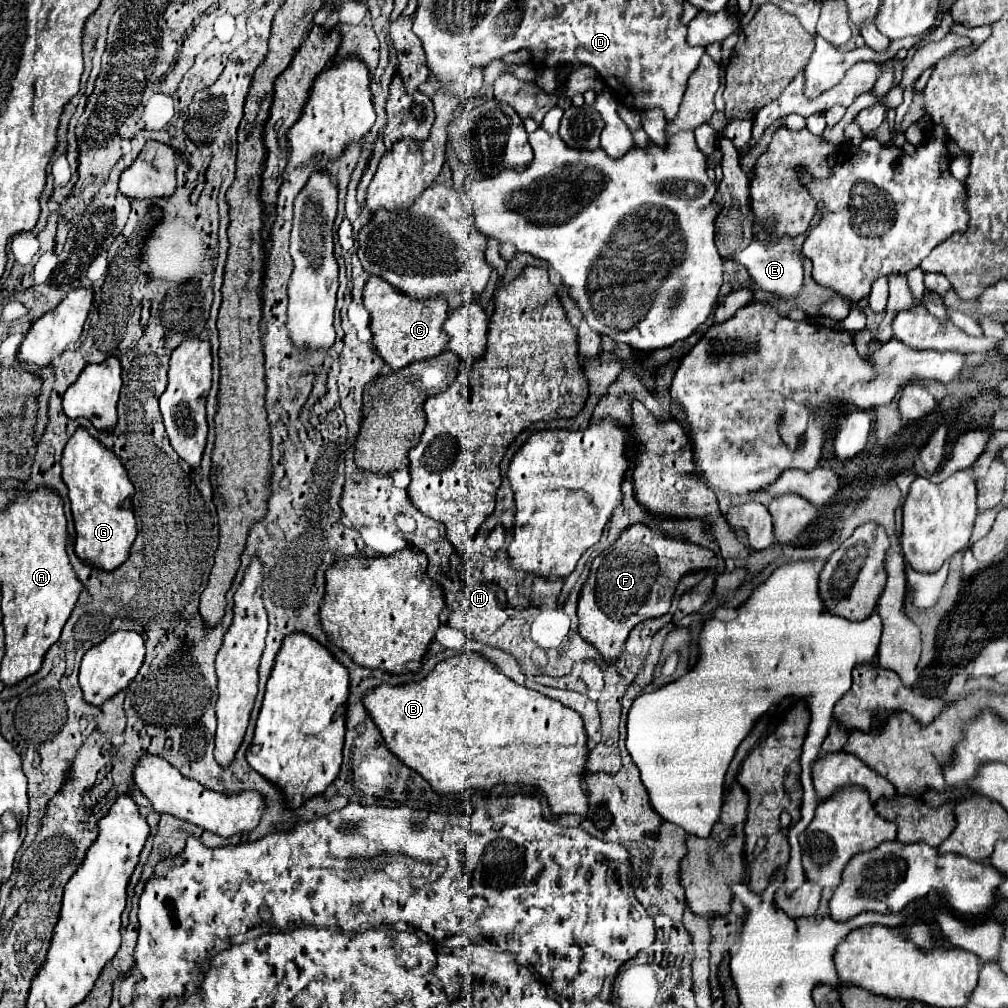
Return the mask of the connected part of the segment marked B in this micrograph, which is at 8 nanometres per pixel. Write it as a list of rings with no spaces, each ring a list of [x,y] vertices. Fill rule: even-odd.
[[[464,652],[464,654],[458,654],[458,656],[452,656],[452,658],[446,658],[446,660],[438,662],[434,666],[434,670],[424,680],[406,682],[406,684],[400,684],[400,686],[380,684],[374,690],[366,692],[362,702],[364,702],[364,708],[368,710],[368,716],[372,718],[376,728],[380,730],[388,750],[402,764],[406,764],[408,768],[416,770],[432,786],[432,790],[436,790],[436,792],[464,792],[468,788],[490,790],[496,784],[518,784],[518,782],[522,782],[522,784],[536,786],[536,788],[540,788],[546,794],[548,806],[550,806],[554,816],[564,816],[564,814],[580,814],[580,816],[584,816],[586,810],[588,810],[588,796],[586,796],[586,792],[582,788],[582,780],[580,780],[580,774],[586,770],[586,756],[588,756],[586,732],[584,732],[584,724],[582,724],[580,714],[576,710],[564,706],[558,700],[552,700],[552,698],[548,698],[548,696],[544,696],[544,694],[540,694],[536,690],[530,690],[530,688],[526,688],[522,684],[516,684],[506,674],[502,674],[490,660],[486,660],[484,656],[480,656],[476,652]]]

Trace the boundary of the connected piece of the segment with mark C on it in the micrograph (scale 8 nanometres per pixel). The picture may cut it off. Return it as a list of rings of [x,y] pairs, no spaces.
[[[372,276],[364,286],[364,306],[372,318],[370,330],[374,334],[374,348],[392,370],[400,370],[418,360],[434,358],[446,350],[448,334],[442,330],[442,324],[448,318],[446,300],[432,298],[416,302],[412,298],[404,298],[404,294],[396,294],[396,290],[392,290],[392,286],[388,286],[382,278]]]

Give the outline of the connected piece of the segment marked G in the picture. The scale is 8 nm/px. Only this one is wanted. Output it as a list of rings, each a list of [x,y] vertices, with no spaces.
[[[78,428],[68,440],[62,460],[62,480],[68,486],[68,498],[72,504],[74,518],[74,552],[88,566],[98,566],[100,570],[116,570],[128,560],[130,548],[136,538],[136,520],[132,510],[132,482],[110,450],[104,450],[96,438],[92,438],[84,428]]]

